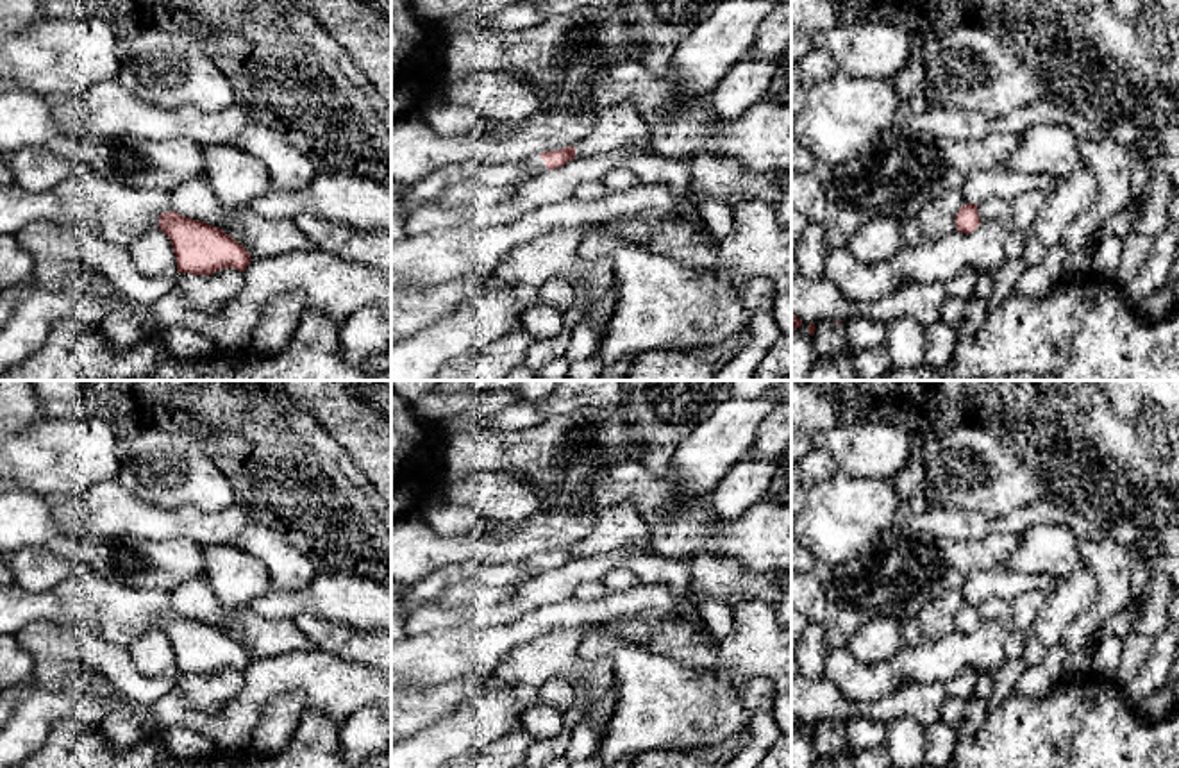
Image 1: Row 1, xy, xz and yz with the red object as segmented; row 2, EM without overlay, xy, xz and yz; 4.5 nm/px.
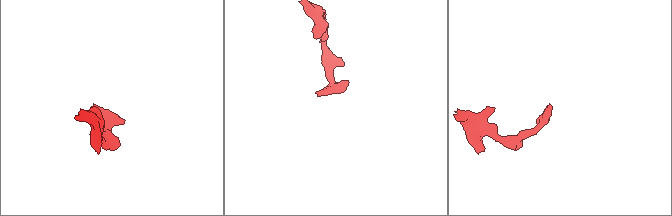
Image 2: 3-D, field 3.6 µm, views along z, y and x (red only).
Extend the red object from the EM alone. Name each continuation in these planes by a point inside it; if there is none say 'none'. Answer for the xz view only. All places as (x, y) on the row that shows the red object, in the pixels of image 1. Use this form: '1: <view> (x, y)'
1: xz (426, 192)

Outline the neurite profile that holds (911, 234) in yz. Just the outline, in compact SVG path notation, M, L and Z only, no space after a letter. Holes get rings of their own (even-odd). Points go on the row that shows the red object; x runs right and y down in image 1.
M904 216L904 225L902 225L902 243L907 246L918 246L925 241L916 218L915 216Z

